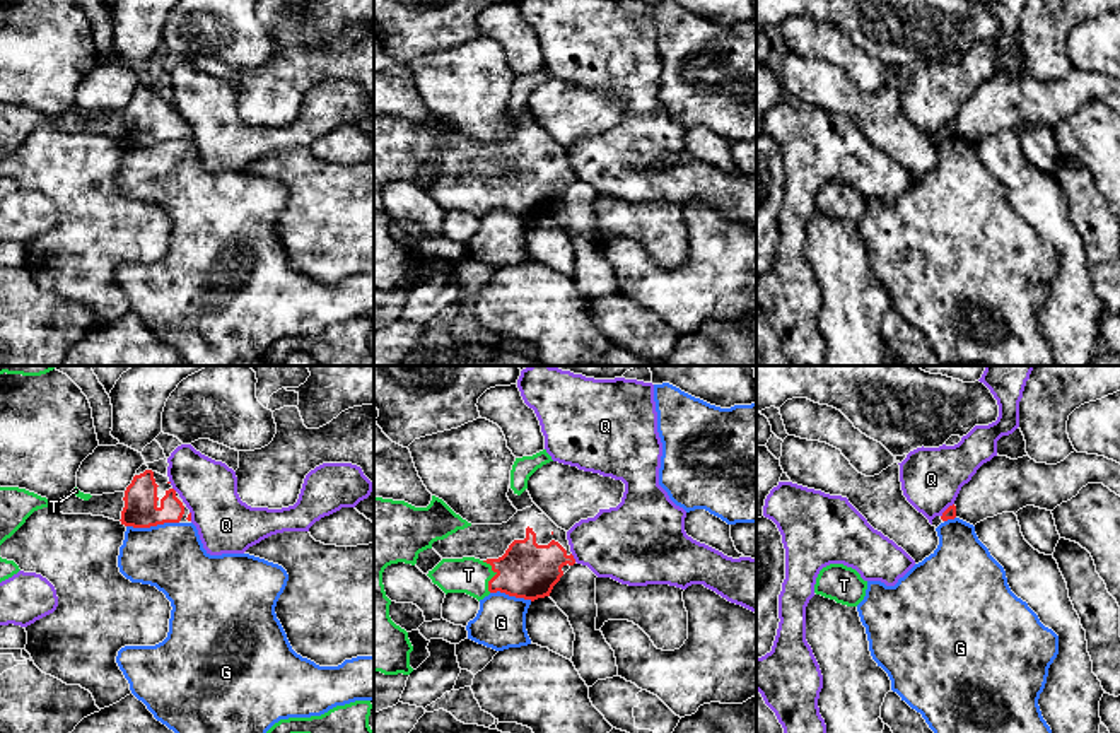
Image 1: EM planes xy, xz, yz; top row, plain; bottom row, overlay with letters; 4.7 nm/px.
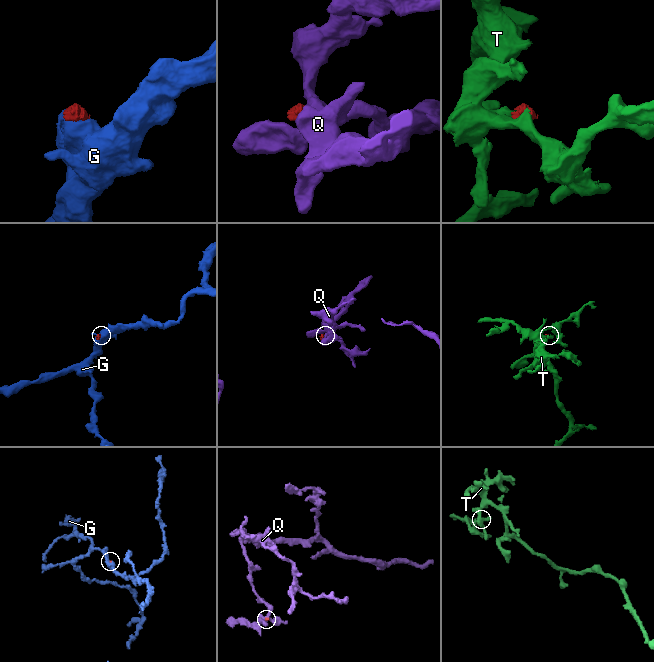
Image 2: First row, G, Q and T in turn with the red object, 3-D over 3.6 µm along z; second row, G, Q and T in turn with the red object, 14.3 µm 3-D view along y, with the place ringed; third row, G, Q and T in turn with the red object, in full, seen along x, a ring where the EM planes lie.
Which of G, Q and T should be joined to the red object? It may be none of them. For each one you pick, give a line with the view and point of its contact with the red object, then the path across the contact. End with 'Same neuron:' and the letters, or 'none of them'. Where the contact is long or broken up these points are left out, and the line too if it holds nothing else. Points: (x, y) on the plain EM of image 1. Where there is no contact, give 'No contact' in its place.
T: Touches red at xz (495, 192). Path across: xz (530, 188), (495, 192), (468, 192)
Same neuron: T

